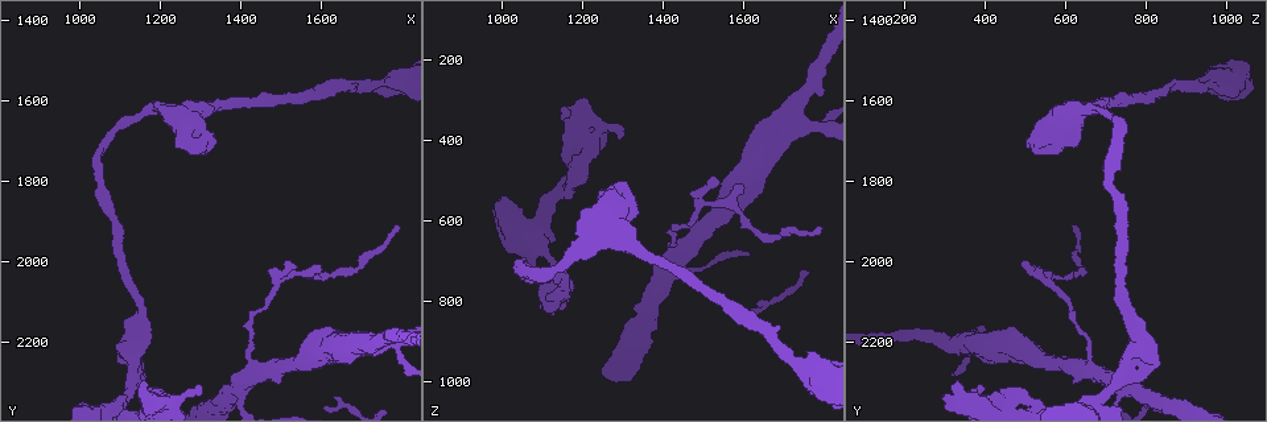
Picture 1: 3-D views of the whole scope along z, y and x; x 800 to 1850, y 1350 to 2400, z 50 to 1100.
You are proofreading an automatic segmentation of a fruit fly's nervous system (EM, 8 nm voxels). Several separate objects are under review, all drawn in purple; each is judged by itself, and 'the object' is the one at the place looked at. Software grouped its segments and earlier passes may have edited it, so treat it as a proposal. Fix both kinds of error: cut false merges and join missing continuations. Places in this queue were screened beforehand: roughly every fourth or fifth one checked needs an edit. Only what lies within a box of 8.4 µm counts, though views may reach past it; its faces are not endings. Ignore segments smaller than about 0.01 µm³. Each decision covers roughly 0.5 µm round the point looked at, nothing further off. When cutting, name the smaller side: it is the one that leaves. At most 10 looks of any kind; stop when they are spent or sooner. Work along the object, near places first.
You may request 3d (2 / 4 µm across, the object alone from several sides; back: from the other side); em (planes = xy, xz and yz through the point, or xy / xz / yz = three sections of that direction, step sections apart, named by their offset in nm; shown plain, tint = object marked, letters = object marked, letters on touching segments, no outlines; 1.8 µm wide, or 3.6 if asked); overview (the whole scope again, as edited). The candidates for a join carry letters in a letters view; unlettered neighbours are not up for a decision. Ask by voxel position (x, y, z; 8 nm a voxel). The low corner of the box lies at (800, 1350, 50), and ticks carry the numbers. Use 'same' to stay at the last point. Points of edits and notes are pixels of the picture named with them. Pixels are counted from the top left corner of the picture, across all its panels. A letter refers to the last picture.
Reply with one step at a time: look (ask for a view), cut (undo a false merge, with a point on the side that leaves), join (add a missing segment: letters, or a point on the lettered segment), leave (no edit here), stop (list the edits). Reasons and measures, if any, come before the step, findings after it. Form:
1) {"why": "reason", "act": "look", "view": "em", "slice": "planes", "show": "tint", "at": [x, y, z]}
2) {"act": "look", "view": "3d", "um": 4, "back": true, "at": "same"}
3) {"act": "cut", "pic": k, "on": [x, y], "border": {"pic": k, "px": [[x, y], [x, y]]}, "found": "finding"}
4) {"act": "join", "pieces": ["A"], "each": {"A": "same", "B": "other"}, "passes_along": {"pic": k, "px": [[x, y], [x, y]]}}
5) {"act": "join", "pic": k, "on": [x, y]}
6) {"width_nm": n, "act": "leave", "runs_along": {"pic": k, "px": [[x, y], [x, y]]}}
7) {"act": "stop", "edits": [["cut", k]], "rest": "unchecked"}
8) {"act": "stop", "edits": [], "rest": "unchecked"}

{"why": "an open end", "act": "look", "view": "3d", "um": 2, "at": [1145, 2305, 775]}

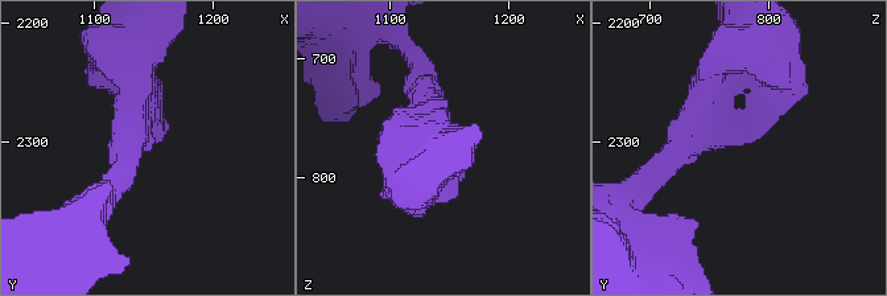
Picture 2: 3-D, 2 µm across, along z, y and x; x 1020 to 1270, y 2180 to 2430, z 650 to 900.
{"why": "need the tissue", "act": "look", "view": "em", "slice": "planes", "show": "letters", "at": [1148, 2300, 778]}

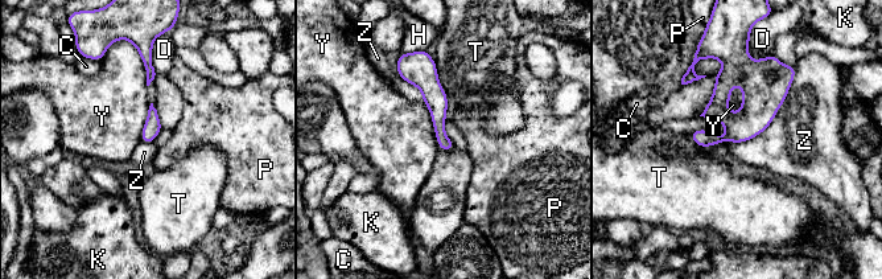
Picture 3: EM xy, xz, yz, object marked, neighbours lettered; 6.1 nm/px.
{"longest_contact_nm": ["Z", 600], "act": "leave", "each": {"C": "other", "D": "other", "H": "other", "K": "other", "P": "other", "T": "other", "Y": "other", "Z": "other"}, "border": {"pic": 3, "px": [[795, 66], [774, 119], [732, 143]]}, "found": "no lettered segment goes on from it"}

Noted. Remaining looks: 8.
{"why": "sudden change in width", "act": "look", "view": "3d", "um": 4, "back": true, "at": [1440, 2270, 665]}

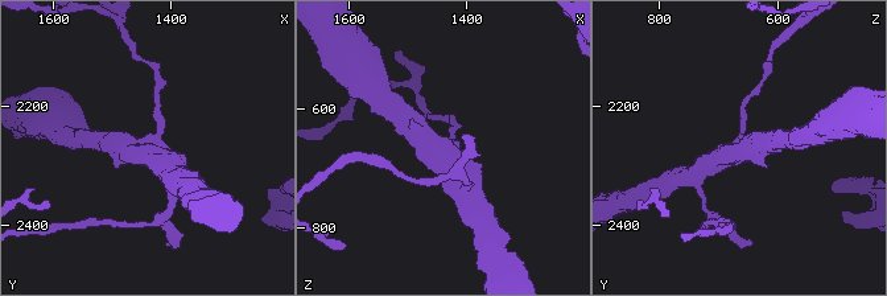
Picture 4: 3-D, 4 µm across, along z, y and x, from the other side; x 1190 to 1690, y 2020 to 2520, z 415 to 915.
{"arms": 3, "why": "need the tissue", "act": "look", "view": "em", "slice": "yz", "step": 16, "show": "letters", "at": [1440, 2270, 665]}

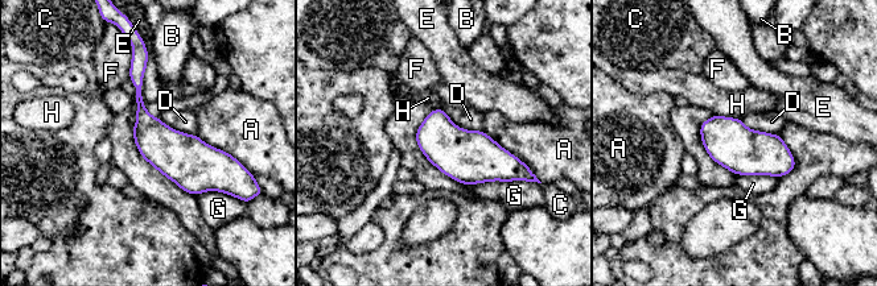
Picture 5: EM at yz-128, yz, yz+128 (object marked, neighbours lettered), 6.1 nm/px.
{"width_nm": 260, "act": "leave", "each": {"A": "other", "B": "other", "C": "other", "D": "other", "E": "other", "F": "other", "G": "other", "H": "other"}, "border": {"pic": 5, "px": [[443, 108], [457, 125], [481, 131]]}, "found": "continuous, no second neuron"}

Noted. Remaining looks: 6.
{"why": "side arm on a straight run", "act": "look", "view": "3d", "um": 4, "at": [1210, 2340, 435]}

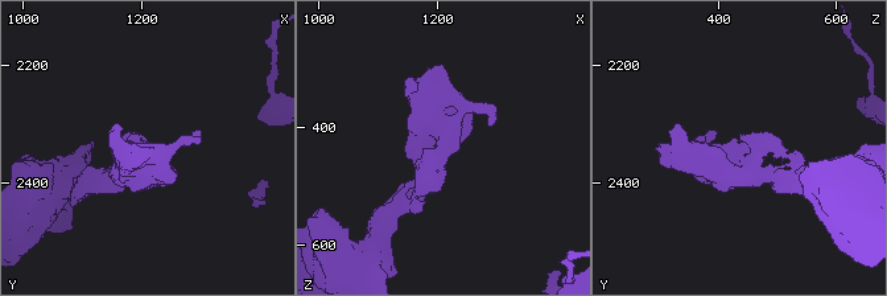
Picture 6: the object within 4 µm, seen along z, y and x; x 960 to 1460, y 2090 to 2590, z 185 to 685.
{"arms": 3, "arm_widths_nm": [200, 240, 420], "act": "look", "view": "em", "slice": "xy", "step": 4, "show": "letters", "at": [1215, 2340, 430]}

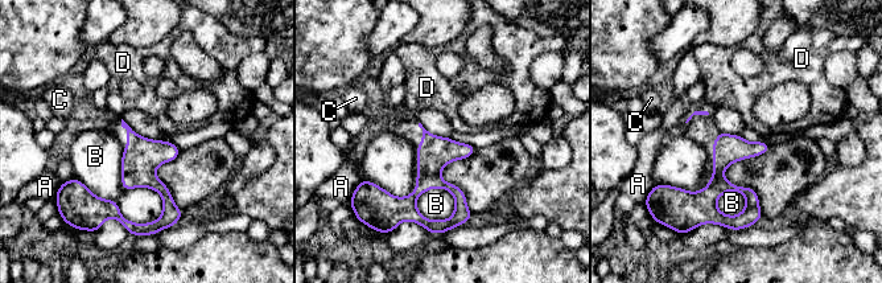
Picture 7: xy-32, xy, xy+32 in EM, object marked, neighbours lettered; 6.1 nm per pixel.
{"width_nm": 180, "longest_contact_nm": ["B", 600], "act": "leave", "each": {"A": "other", "B": "other", "C": "other", "D": "other"}, "found": "one neuron here"}

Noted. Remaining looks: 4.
{"why": "a fork", "act": "look", "view": "3d", "um": 4, "at": [1500, 2045, 550]}

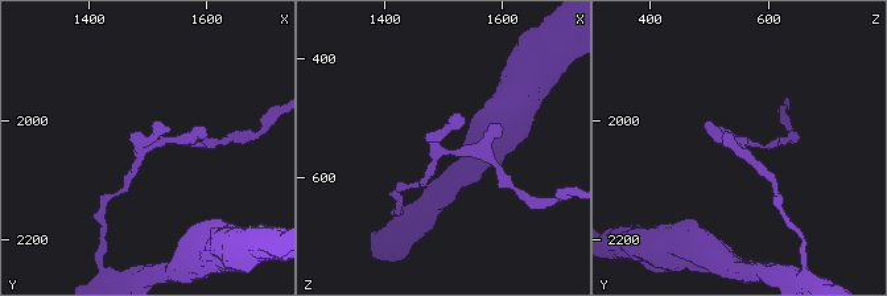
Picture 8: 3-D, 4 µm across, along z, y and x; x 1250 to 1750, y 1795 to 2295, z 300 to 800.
{"act": "look", "view": "em", "slice": "yz", "step": 16, "show": "tint", "at": [1495, 2050, 560]}

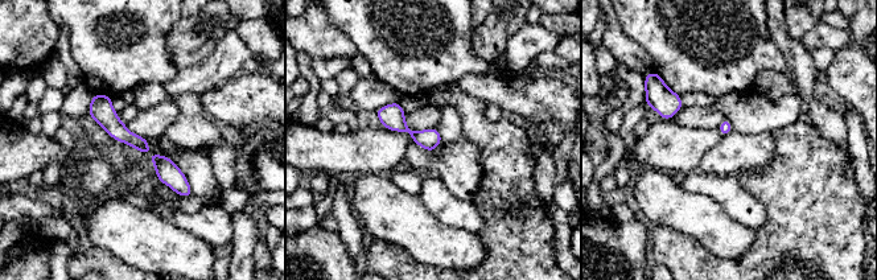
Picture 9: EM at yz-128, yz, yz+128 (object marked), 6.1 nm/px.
{"act": "look", "view": "em", "slice": "xz", "step": 8, "show": "letters", "at": "same"}

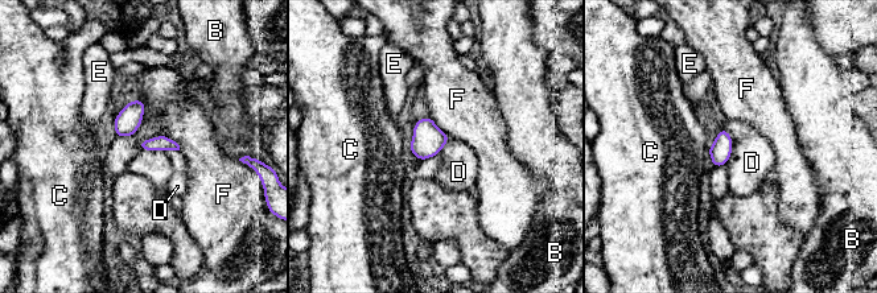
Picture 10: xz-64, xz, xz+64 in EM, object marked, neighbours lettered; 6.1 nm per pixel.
{"width_nm": 120, "act": "leave", "each": {"B": "other", "C": "other", "D": "other", "E": "other", "F": "other"}, "border": {"pic": 10, "px": [[723, 127], [732, 139], [725, 165]]}, "found": "continuous, no second neuron"}

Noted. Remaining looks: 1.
{"act": "stop", "edits": [], "rest": "unchecked"}

